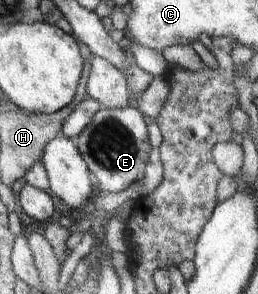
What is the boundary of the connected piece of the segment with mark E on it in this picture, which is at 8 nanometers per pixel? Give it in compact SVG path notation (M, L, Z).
M87 99L66 122L65 136L76 139L102 192L121 193L145 180L154 148L146 116L137 105L127 109L106 109L96 99Z

